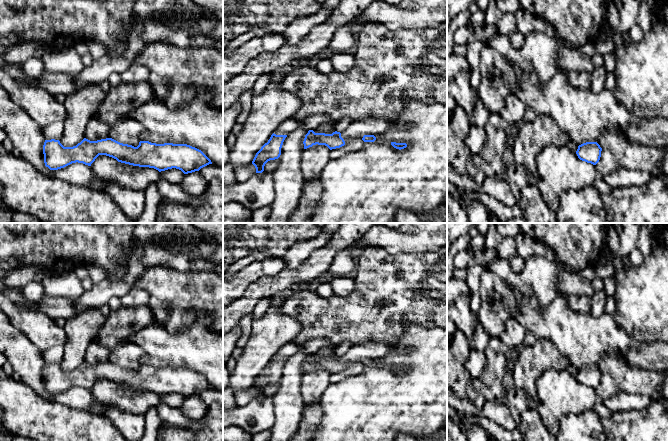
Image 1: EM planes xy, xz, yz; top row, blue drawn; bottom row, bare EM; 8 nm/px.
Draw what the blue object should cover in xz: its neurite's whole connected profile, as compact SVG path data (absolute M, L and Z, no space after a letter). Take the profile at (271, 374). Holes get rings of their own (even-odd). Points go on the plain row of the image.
M272 358L267 367L256 377L252 388L256 392L256 397L264 395L265 388L270 384L278 383L281 379L281 372L287 359Z

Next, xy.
M84 362L73 371L64 371L59 364L45 364L43 378L45 390L50 394L58 394L76 386L91 390L99 379L106 379L116 383L118 386L133 390L154 392L159 396L176 392L184 398L199 395L201 392L212 388L211 384L201 374L187 368L156 368L149 365L140 365L139 369L134 371L120 367L112 362L97 365L90 365Z

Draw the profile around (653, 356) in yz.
M642 342L638 349L629 349L621 358L634 368L665 372L668 370L668 343Z

